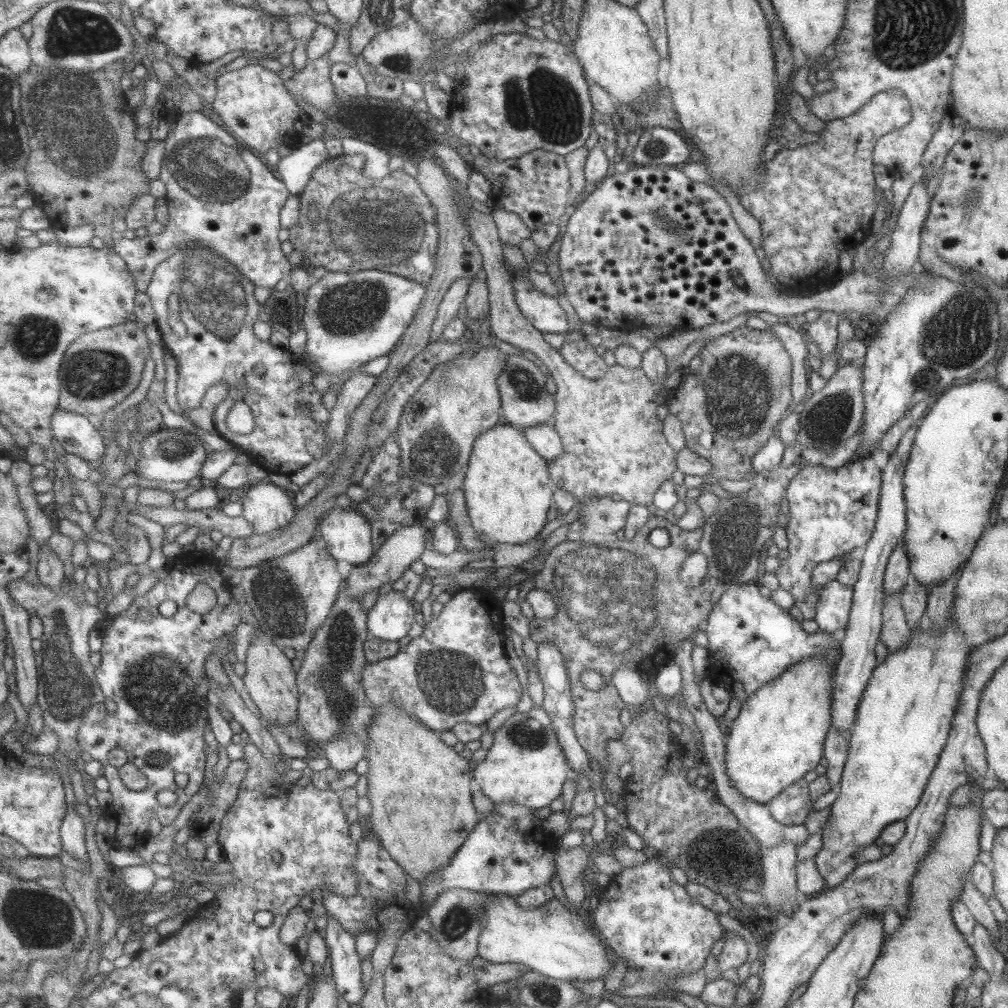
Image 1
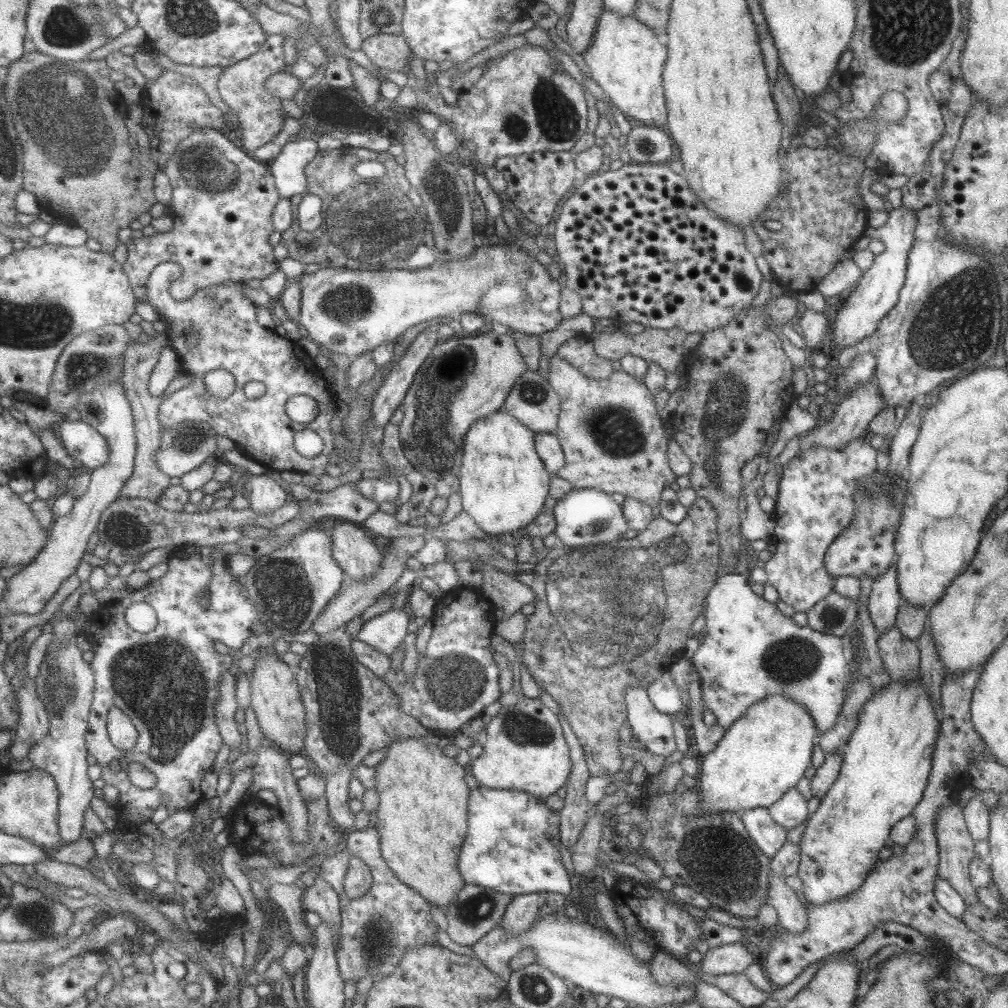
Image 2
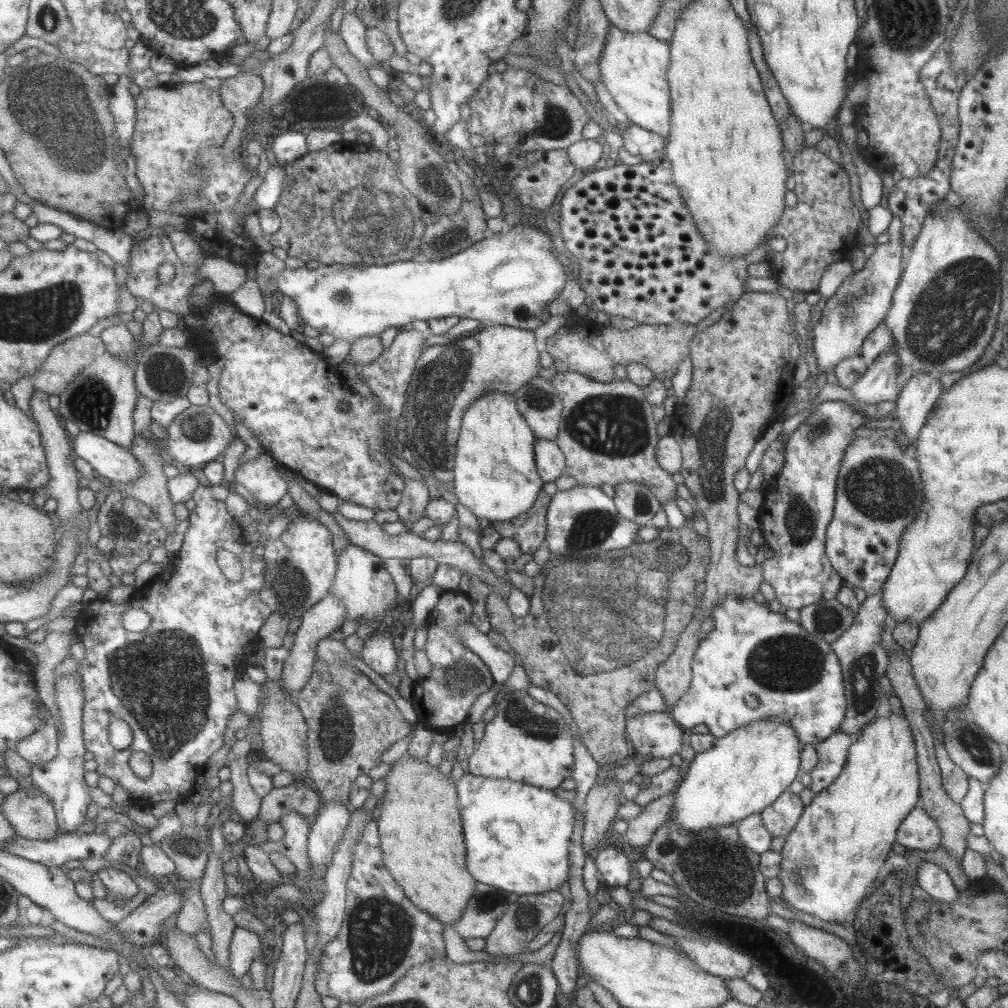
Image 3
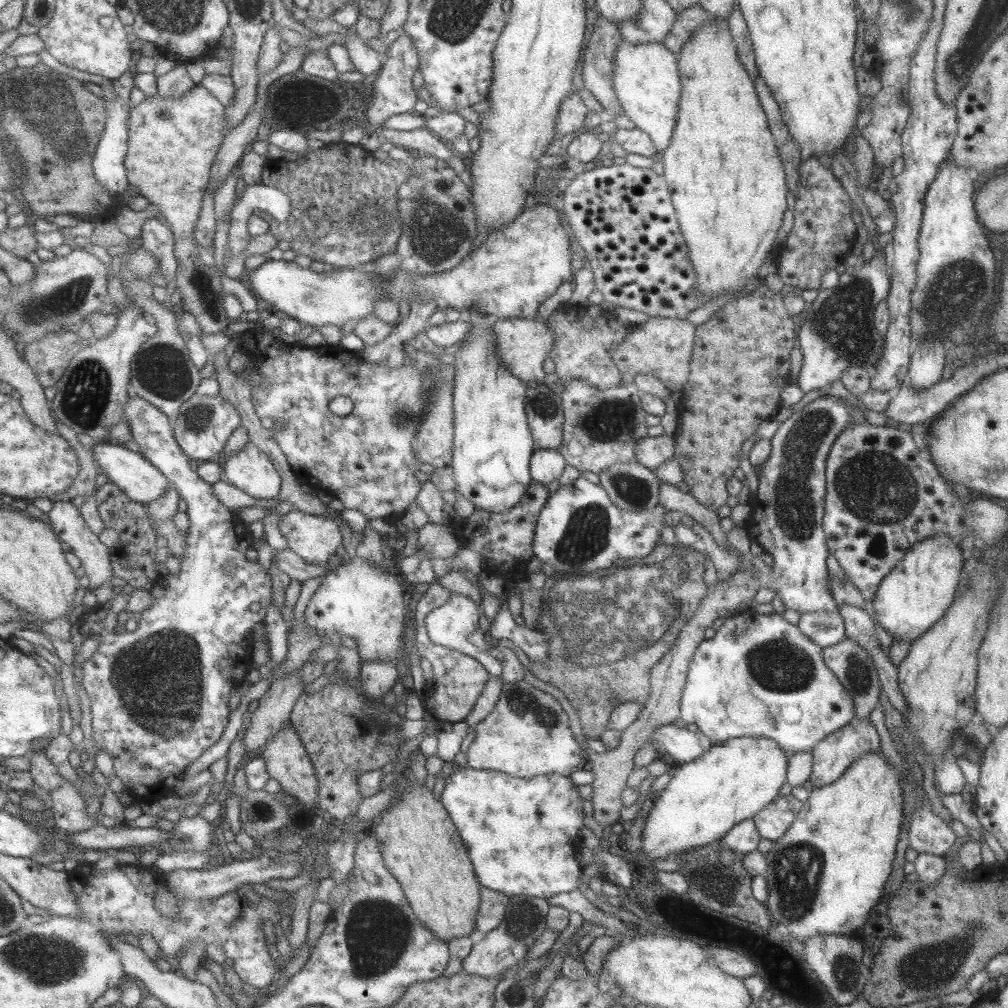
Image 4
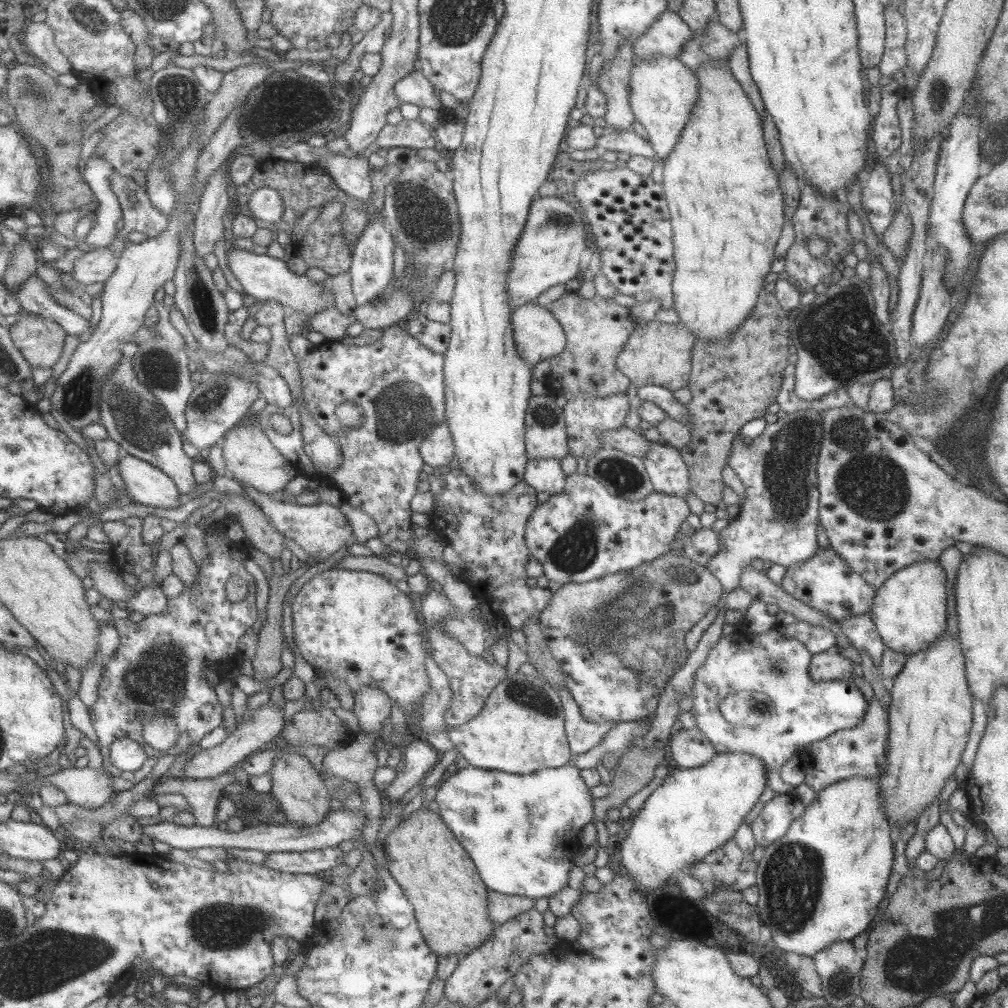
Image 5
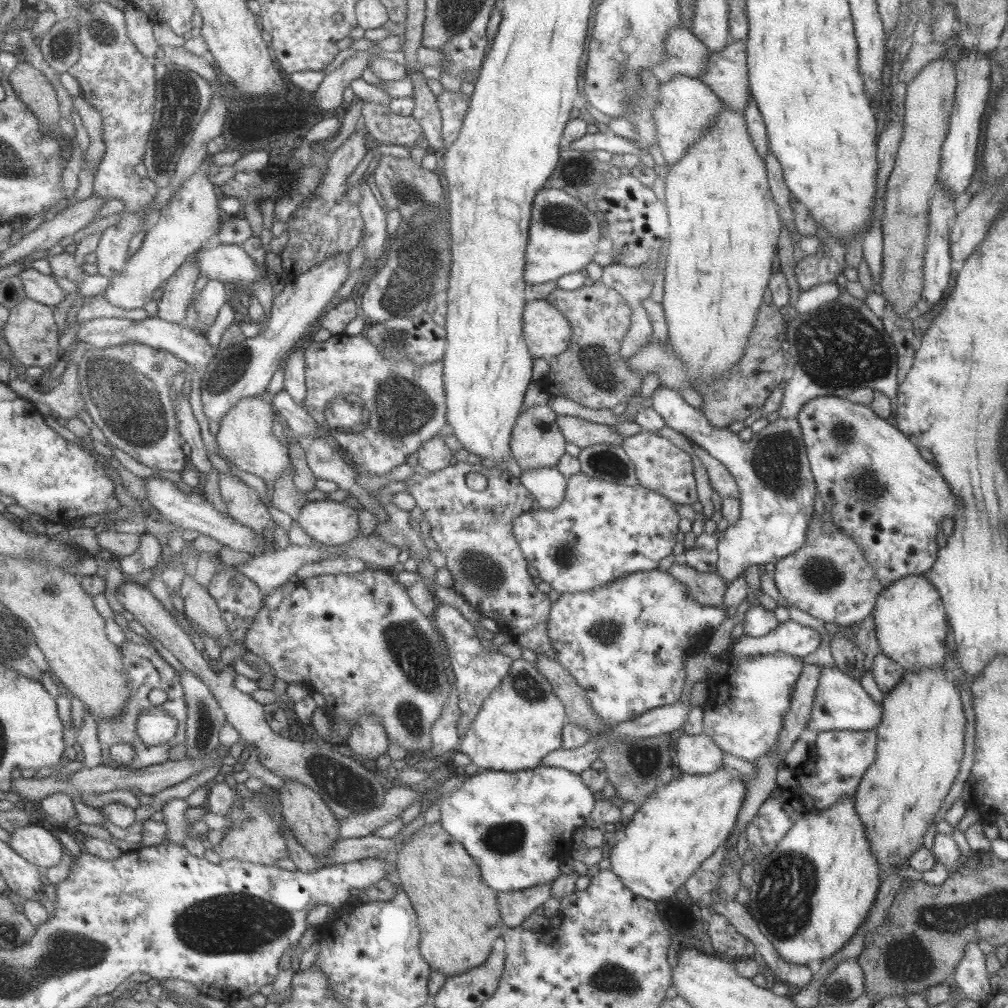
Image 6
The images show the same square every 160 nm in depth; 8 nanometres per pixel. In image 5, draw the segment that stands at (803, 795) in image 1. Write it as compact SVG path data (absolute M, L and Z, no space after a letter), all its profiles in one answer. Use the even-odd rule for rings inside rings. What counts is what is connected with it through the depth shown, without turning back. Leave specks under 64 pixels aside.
M775 793L750 823L755 845L765 849L781 838L787 832L791 821L802 815L804 807L796 795Z

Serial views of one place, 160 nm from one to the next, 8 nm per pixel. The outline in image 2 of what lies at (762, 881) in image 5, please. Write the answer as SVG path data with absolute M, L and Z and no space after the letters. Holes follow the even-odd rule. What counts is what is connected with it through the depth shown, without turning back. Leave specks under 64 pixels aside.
M920 674L914 676L914 680L908 682L891 682L883 689L875 689L870 700L861 707L861 713L858 716L858 724L853 729L847 744L841 750L842 763L839 769L838 777L833 781L829 790L820 798L817 809L808 815L809 819L803 830L801 841L799 842L799 862L797 867L797 878L801 880L801 887L798 891L802 901L806 904L825 904L834 900L841 900L845 895L857 890L859 885L865 880L867 873L872 870L874 864L879 860L877 852L884 847L885 841L889 837L889 831L893 825L904 816L911 815L915 805L923 798L923 791L927 784L927 777L931 768L931 757L935 741L939 732L939 717L931 709L931 701L927 697L926 688L923 688L920 681Z

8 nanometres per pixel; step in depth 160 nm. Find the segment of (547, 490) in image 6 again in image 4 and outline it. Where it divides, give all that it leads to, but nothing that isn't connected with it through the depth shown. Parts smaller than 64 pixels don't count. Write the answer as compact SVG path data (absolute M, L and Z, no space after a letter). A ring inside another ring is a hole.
M537 448L531 453L528 469L532 481L547 485L558 480L565 465L566 462L557 449Z

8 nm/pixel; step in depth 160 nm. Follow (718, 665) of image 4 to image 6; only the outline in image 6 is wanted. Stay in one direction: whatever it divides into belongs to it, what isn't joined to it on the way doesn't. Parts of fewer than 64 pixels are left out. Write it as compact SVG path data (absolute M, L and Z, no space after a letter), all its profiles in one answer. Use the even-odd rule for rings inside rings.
M726 650L715 660L711 667L713 682L706 684L709 691L702 706L702 730L722 750L723 756L732 754L752 763L759 755L774 749L793 683L803 666L801 657L773 652L738 658ZM831 666L821 668L818 687L811 702L811 715L806 727L815 732L826 730L874 730L881 720L882 704L873 702L858 679Z

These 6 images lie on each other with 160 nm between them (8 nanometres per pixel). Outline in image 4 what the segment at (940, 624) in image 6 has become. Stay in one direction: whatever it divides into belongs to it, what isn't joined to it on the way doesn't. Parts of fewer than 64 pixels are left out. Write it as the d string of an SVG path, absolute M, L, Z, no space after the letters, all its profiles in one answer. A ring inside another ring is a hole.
M942 534L911 546L903 559L881 580L871 600L877 625L893 640L913 642L927 632L953 603L965 561L962 554L958 542Z

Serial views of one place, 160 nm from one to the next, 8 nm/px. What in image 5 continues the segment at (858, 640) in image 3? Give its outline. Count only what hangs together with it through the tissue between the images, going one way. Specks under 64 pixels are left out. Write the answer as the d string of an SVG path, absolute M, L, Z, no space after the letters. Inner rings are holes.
M833 650L823 651L814 655L811 655L808 667L807 667L807 674L811 679L811 682L821 682L822 680L827 681L849 681L853 683L851 679L849 679L849 675L858 675L861 676L859 673L858 665L855 664L853 660L847 660L837 654Z

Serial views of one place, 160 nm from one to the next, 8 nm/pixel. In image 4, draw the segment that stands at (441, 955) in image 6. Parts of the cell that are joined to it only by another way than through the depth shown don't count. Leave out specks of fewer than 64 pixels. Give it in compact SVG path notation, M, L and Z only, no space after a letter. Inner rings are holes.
M407 778L401 800L397 801L392 809L389 808L381 813L370 829L381 845L382 860L398 879L414 915L443 942L469 936L475 929L474 922L480 903L481 886L473 872L458 830L451 822L441 801L435 799L431 790L425 789L423 785L418 787L413 779Z

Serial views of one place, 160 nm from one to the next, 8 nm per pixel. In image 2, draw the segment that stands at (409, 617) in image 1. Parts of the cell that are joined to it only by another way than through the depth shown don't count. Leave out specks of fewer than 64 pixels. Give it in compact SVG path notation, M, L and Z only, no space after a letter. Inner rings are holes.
M390 608L387 612L368 620L357 635L358 639L389 657L395 647L402 644L407 634L408 619L403 608Z

